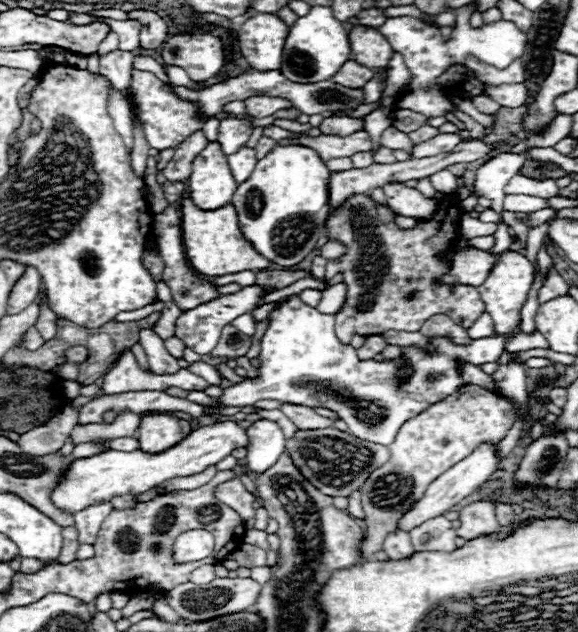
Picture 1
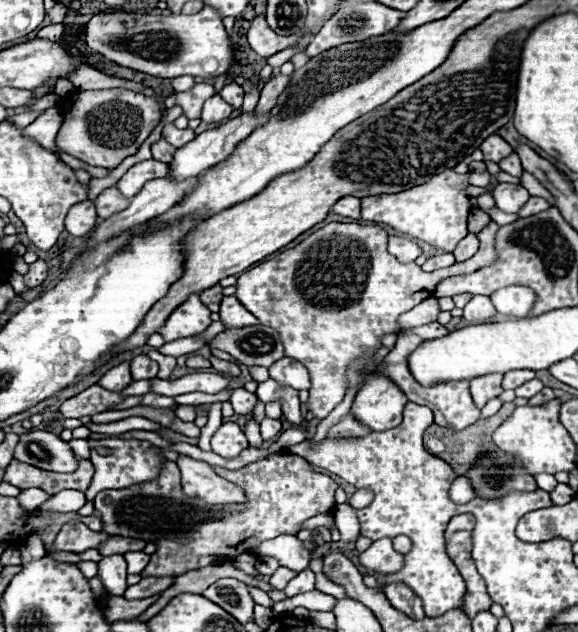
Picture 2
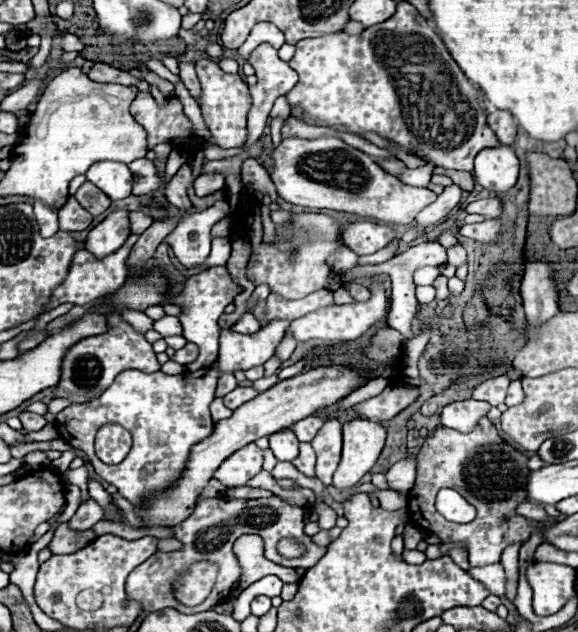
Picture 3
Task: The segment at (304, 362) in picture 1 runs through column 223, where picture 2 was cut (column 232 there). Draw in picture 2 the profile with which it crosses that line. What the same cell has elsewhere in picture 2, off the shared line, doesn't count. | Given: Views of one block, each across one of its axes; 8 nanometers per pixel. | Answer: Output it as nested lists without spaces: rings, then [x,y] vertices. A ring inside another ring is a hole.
[[[236,388],[236,390],[232,390],[232,398],[230,398],[230,402],[232,402],[236,414],[246,416],[246,414],[250,414],[250,412],[254,410],[258,398],[256,398],[256,394],[252,394],[252,392],[244,390],[244,388]]]

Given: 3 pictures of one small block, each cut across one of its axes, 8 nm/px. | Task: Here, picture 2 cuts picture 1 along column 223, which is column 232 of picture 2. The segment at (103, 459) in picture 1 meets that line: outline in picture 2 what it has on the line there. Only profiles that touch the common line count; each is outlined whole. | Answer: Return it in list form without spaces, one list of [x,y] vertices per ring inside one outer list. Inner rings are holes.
[[[226,422],[212,436],[212,450],[222,458],[236,458],[248,448],[248,440],[236,422]]]

